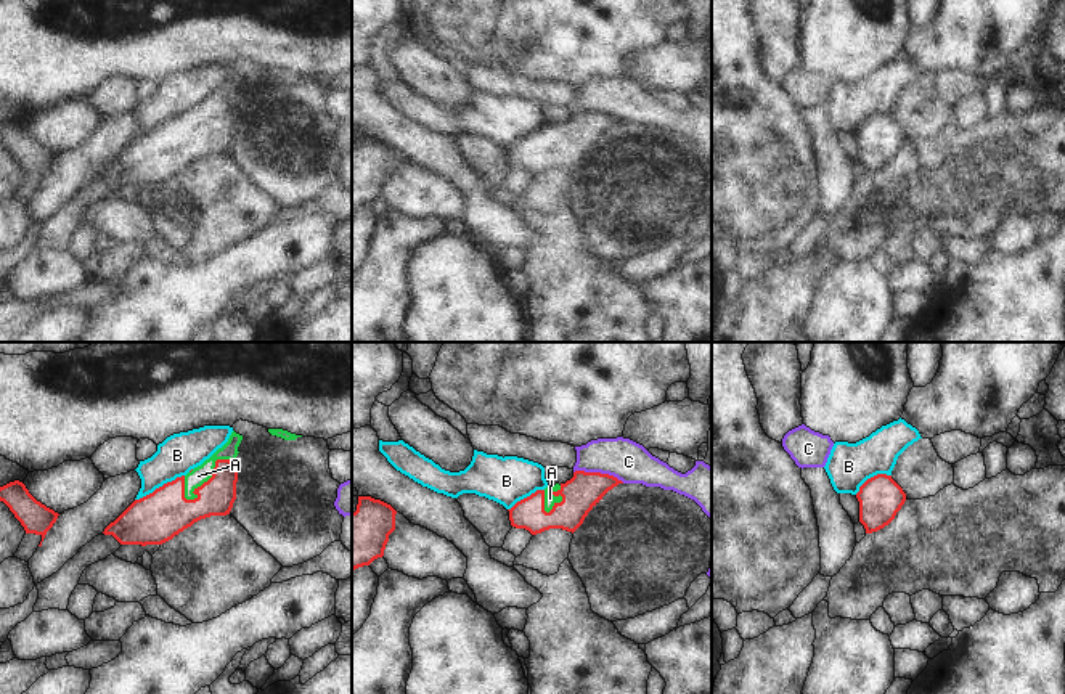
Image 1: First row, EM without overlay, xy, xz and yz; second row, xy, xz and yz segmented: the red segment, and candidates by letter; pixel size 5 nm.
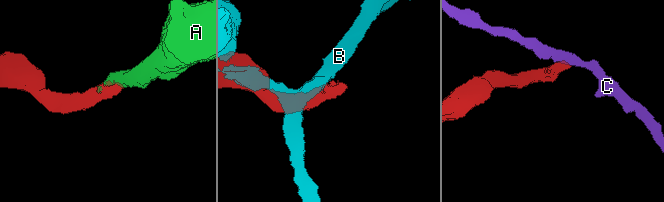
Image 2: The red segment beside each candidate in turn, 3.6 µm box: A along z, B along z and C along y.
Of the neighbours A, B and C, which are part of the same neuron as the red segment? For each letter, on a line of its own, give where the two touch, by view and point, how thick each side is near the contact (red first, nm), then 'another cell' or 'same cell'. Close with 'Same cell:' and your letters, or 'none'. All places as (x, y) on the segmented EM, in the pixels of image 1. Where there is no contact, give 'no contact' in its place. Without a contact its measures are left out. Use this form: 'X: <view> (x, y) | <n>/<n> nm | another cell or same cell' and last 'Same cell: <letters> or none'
A: xy (211, 477) | 190/90 nm | same cell
B: xy (159, 487) | 260/200 nm | another cell
C: xz (599, 473) | 180/200 nm | another cell
Same cell: A

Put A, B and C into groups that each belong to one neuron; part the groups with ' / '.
A / B / C

